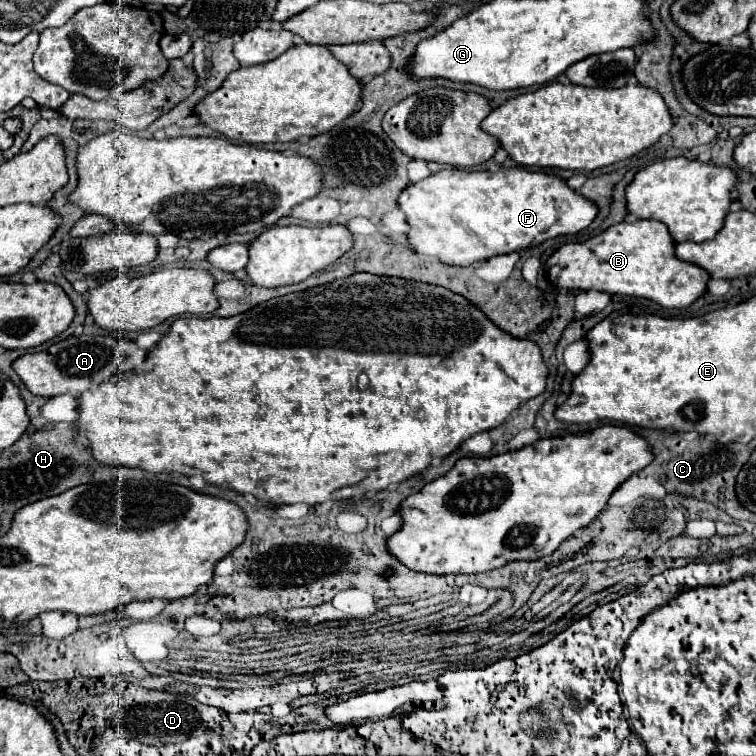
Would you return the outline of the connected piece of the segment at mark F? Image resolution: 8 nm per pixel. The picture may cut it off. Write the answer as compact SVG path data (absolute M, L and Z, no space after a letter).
M522 167L494 173L442 169L408 185L398 197L398 207L406 215L412 249L456 267L528 249L558 235L578 233L594 221L598 211L592 201L568 189L560 177Z

